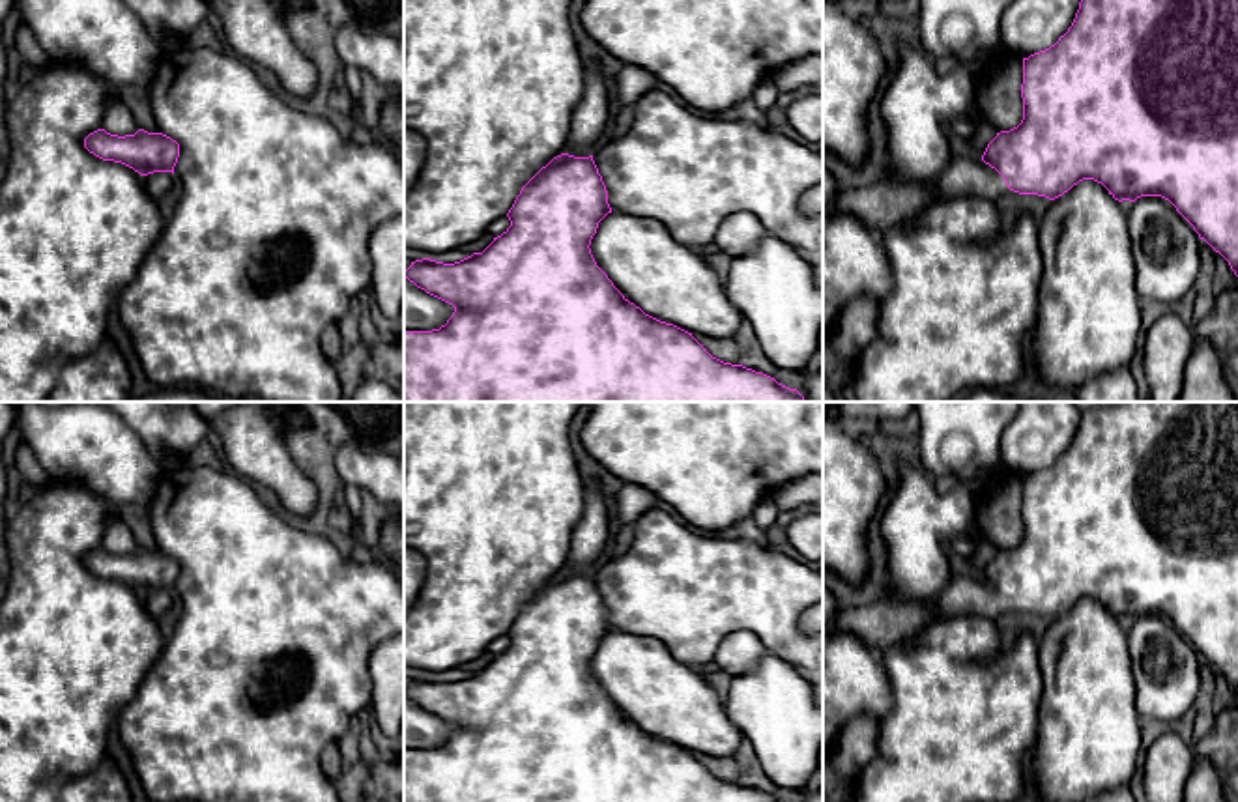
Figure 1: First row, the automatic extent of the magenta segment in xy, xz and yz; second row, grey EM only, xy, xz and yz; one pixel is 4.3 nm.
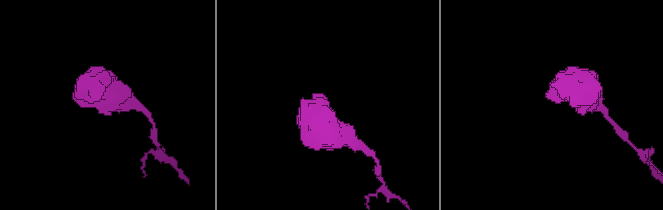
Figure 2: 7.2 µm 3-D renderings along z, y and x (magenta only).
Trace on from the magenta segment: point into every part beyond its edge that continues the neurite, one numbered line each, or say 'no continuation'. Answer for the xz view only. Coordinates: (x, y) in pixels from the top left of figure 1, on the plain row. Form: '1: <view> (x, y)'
1: xz (595, 528)

